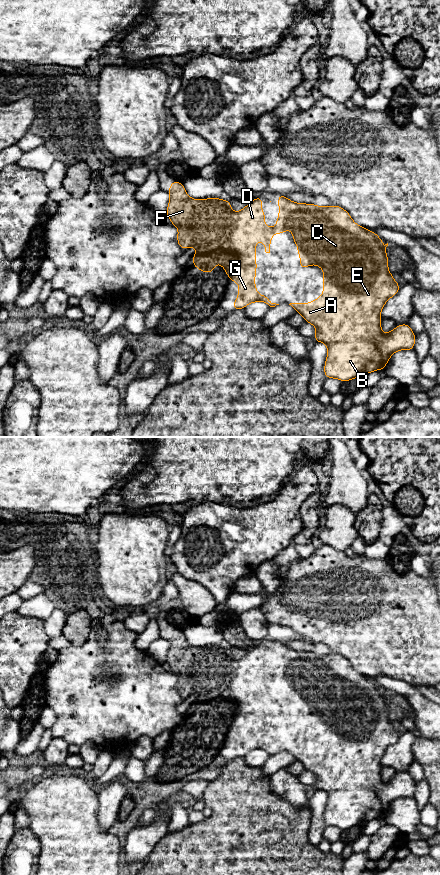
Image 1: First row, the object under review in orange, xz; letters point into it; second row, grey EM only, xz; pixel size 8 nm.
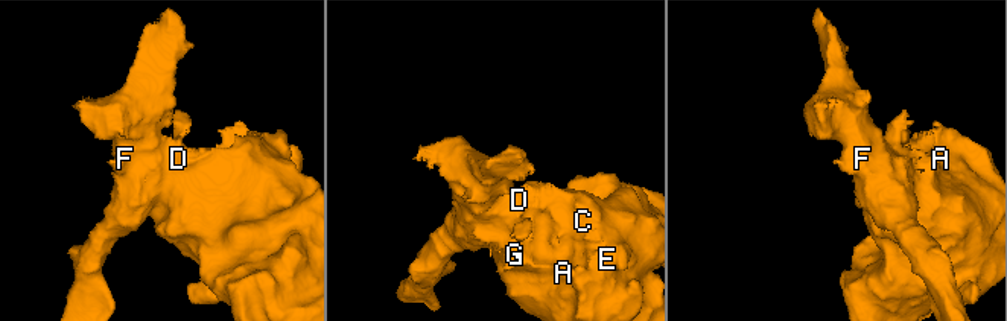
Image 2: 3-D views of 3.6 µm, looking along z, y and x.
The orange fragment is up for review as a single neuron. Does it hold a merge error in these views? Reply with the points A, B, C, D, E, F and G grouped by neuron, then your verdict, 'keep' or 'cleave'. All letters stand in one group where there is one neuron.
A B C D E G / F; cleave

